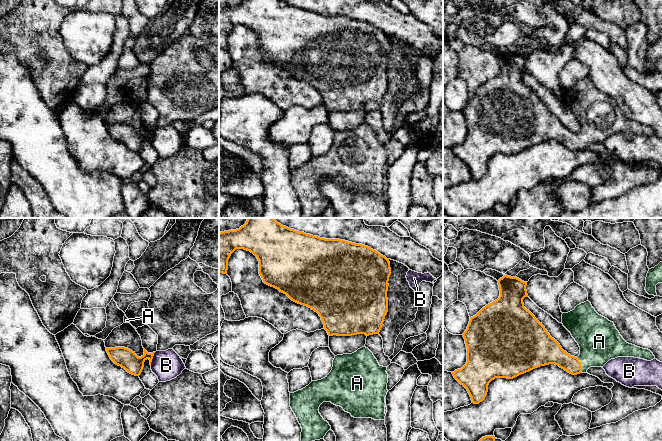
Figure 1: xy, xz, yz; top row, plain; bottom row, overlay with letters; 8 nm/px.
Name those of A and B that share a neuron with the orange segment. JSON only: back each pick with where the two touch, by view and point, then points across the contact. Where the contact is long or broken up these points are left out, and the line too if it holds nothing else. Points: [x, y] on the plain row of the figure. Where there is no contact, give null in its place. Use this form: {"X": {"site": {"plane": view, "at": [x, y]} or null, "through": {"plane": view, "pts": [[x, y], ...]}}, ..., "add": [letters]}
{"A": {"site": {"plane": "yz", "at": [580, 140]}, "through": {"plane": "yz", "pts": [[551, 129], [568, 139], [580, 140], [596, 124], [599, 117]]}}, "add": ["A"]}

